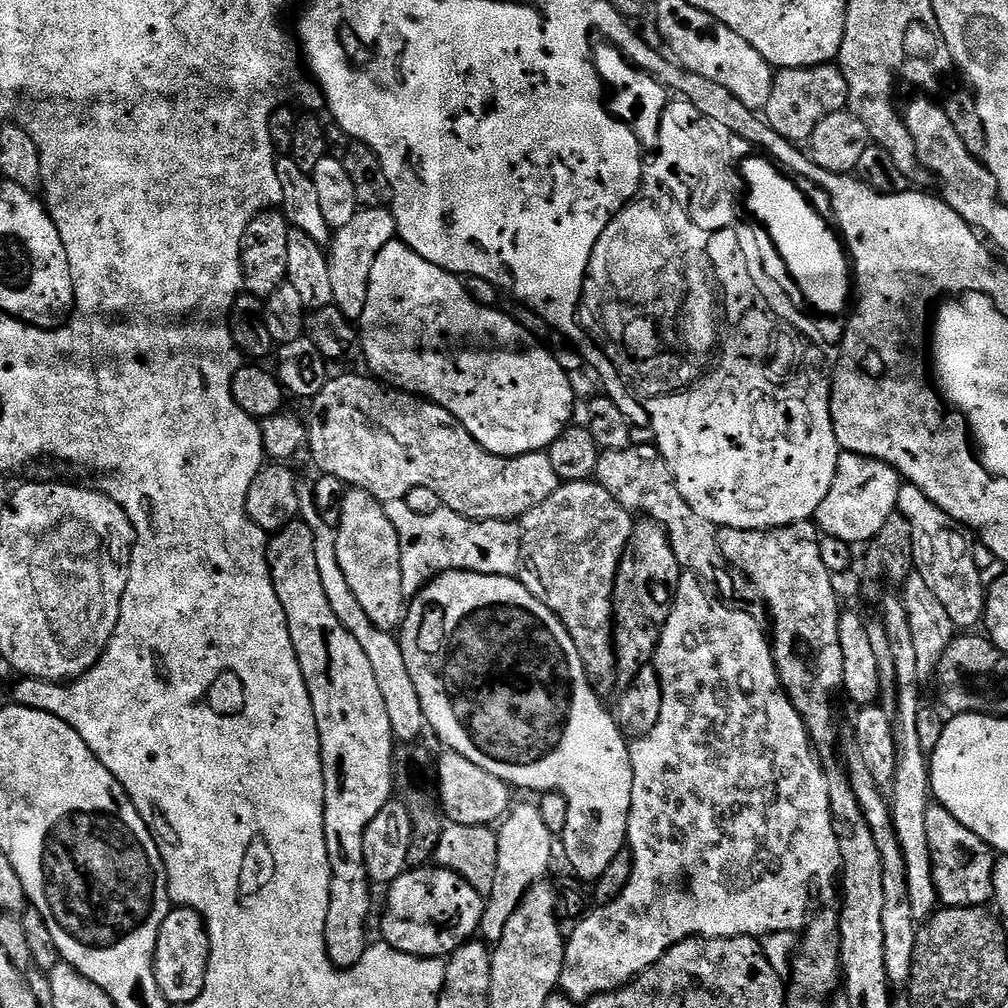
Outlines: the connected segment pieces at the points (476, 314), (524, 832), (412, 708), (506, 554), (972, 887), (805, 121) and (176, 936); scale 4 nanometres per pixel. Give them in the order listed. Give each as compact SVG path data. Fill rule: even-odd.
M399 238L391 240L380 251L378 258L374 258L374 266L370 270L366 310L364 311L364 317L358 321L359 327L362 329L362 356L365 361L368 359L369 369L367 368L367 371L373 377L379 378L403 391L415 392L416 395L423 396L425 400L431 400L432 403L442 406L442 410L454 414L454 418L458 418L458 422L462 422L462 426L466 426L466 430L470 430L473 438L490 454L521 456L531 452L542 452L552 445L554 438L561 436L565 428L572 424L572 407L578 401L578 395L572 389L573 377L564 372L562 366L558 366L558 362L552 357L551 351L545 345L543 348L538 342L540 340L535 335L522 331L507 311L504 311L505 313L499 312L498 309L499 307L496 306L485 306L478 303L464 289L464 280L461 277L454 276L451 272L434 266L434 262L426 262L426 258L419 256L403 240Z
M515 803L499 825L497 876L491 894L485 901L483 921L480 924L481 937L490 944L500 940L510 915L520 905L531 885L539 883L545 876L552 860L554 834L546 827L537 803Z
M306 486L299 489L300 510L299 519L310 526L314 534L314 558L318 558L318 574L322 577L322 587L326 599L330 602L330 610L334 610L334 618L350 630L350 635L358 638L358 646L362 646L370 667L374 670L374 679L378 682L378 691L382 693L382 699L386 705L386 715L390 718L393 737L400 742L416 742L420 735L426 732L426 721L422 702L418 698L418 689L410 678L410 670L406 670L406 658L402 654L402 646L399 639L393 633L382 630L370 622L366 610L362 610L358 598L350 591L346 578L342 575L342 568L338 566L336 550L336 530L322 522L319 511L315 506L313 489Z
M386 500L383 501L384 513L386 518L390 520L390 526L394 526L394 530L398 534L398 546L402 554L402 590L405 597L411 598L416 596L426 587L436 576L441 576L444 572L477 572L478 574L486 574L487 576L511 576L515 577L518 573L518 562L522 554L522 534L520 526L514 520L471 520L462 514L458 514L454 510L441 506L438 510L434 510L434 514L414 514L414 510L410 510L410 506L406 506L403 500Z
M932 802L926 810L926 839L930 842L934 886L943 907L983 907L993 899L994 866L998 856L974 830L966 830L950 810Z
M835 63L813 68L781 68L773 75L770 102L766 102L762 116L782 138L807 142L810 134L814 134L814 126L818 126L826 114L845 111L847 106L846 78Z
M176 906L169 910L158 930L156 953L152 963L158 990L162 990L169 1005L183 1006L186 1002L194 1002L194 998L202 994L209 958L210 942L204 919L192 908Z

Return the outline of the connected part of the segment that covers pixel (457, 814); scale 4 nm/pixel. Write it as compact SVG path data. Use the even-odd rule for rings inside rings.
M451 750L443 754L445 756L441 755L438 760L438 804L443 815L454 824L495 825L513 803L509 785L482 770L482 766L474 766L474 762L470 762L470 758L462 758L462 754Z

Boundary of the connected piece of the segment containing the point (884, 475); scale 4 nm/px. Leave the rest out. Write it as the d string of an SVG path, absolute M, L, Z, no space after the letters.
M841 451L838 458L838 470L834 474L834 486L830 486L830 494L826 494L826 498L822 498L822 506L818 506L815 519L818 521L819 527L827 530L834 538L842 538L842 542L853 546L859 546L860 543L863 545L875 538L886 518L889 518L892 512L896 511L898 490L901 483L902 477L896 473L894 466L890 466L878 458Z

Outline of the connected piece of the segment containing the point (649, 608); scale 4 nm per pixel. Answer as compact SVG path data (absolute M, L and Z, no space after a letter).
M637 519L632 525L632 533L624 547L612 591L612 646L616 652L617 685L631 684L643 667L651 665L652 656L658 646L658 638L666 626L666 618L672 609L672 599L676 596L681 571L678 558L674 558L674 550L670 546L668 531L653 520Z

